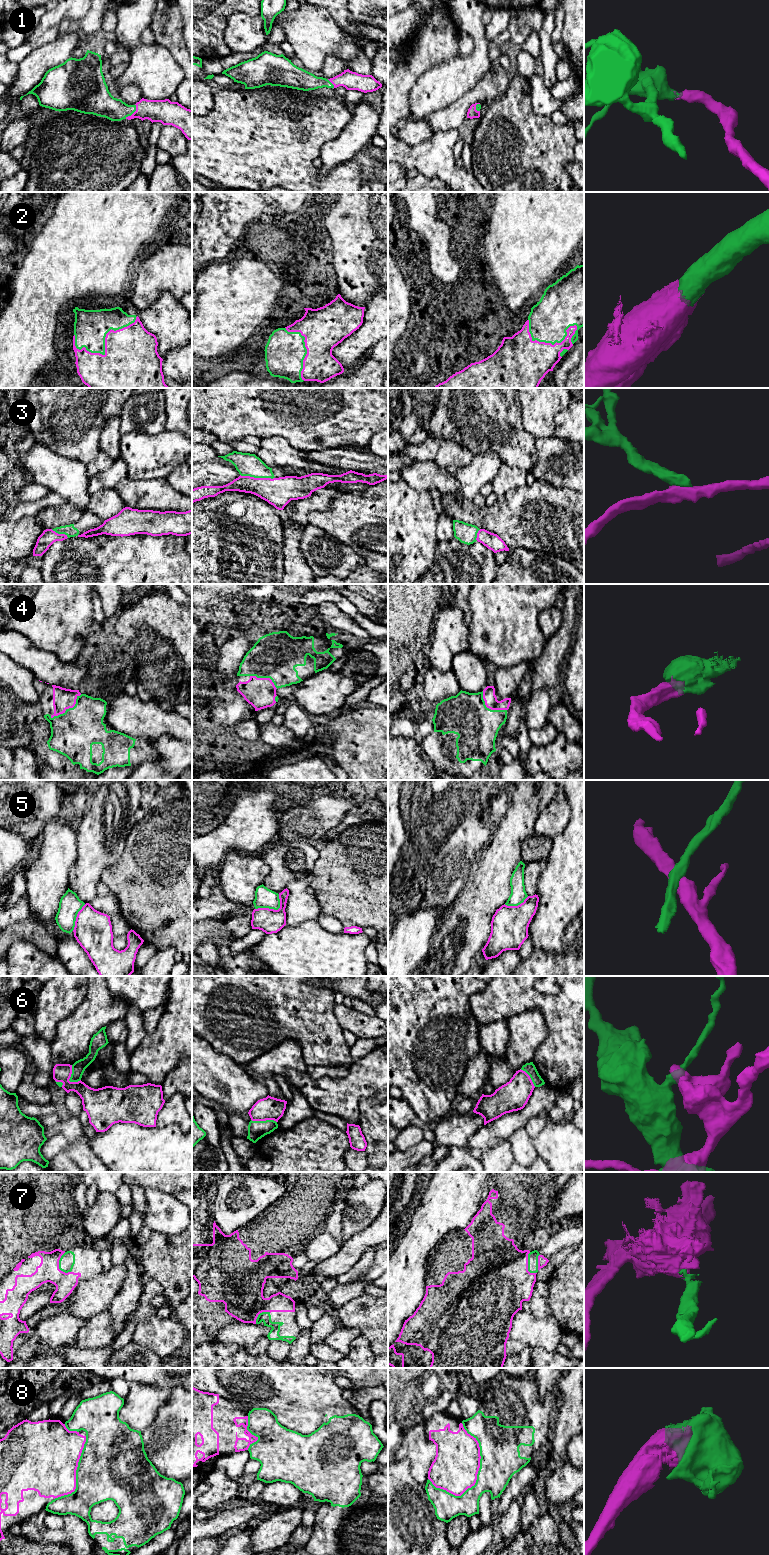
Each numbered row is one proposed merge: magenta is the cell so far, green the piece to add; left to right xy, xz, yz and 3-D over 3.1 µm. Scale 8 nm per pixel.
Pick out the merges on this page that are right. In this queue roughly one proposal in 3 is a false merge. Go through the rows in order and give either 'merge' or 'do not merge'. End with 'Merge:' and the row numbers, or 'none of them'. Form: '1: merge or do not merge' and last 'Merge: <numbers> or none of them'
1: merge
2: merge
3: merge
4: merge
5: do not merge
6: do not merge
7: merge
8: do not merge
Merge: 1, 2, 3, 4, 7

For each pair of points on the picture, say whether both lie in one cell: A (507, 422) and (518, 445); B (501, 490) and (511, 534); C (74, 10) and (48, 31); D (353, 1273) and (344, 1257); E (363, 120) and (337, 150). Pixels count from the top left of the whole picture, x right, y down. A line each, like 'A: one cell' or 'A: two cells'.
A: one cell
B: two cells
C: one cell
D: two cells
E: one cell

